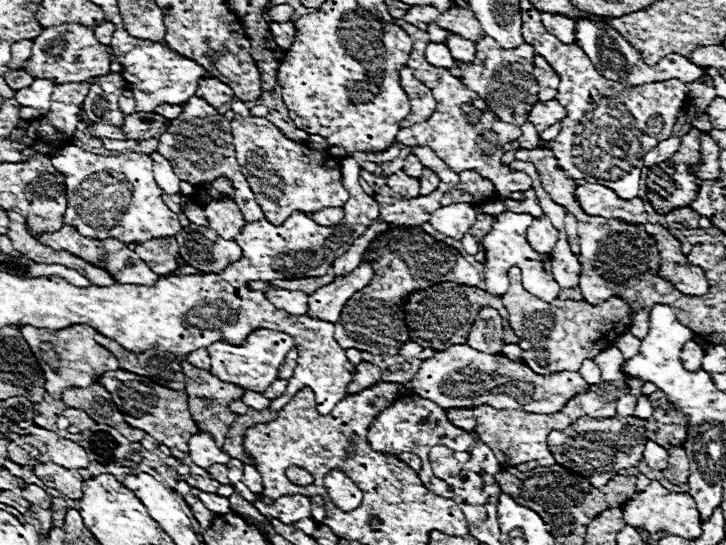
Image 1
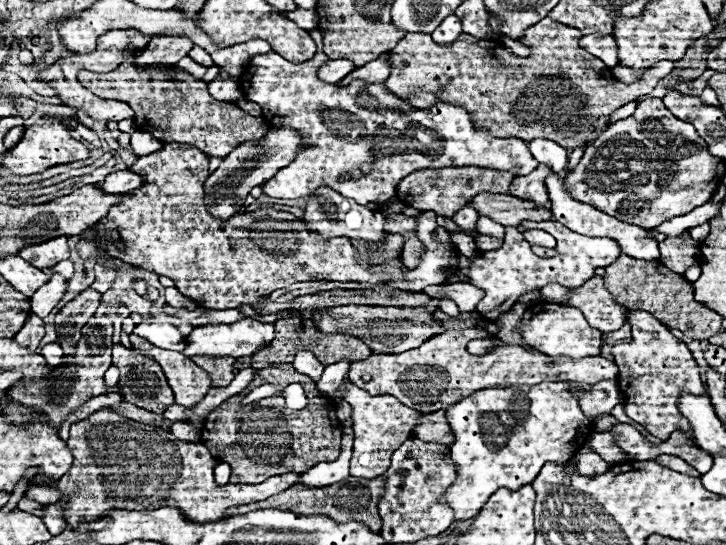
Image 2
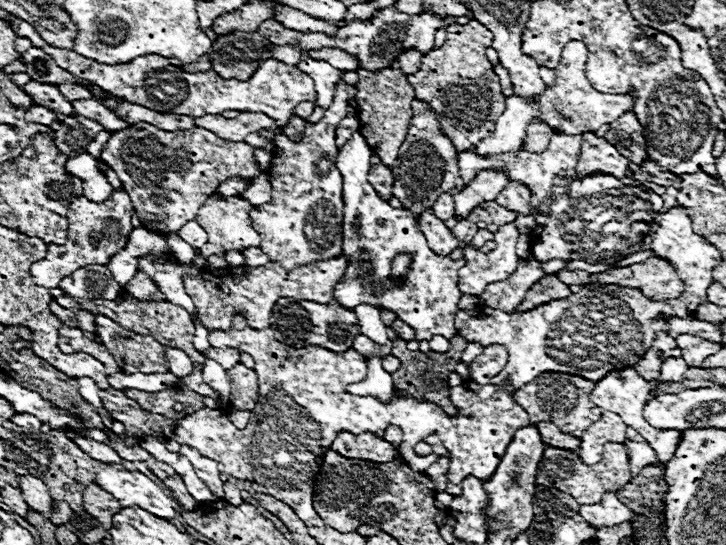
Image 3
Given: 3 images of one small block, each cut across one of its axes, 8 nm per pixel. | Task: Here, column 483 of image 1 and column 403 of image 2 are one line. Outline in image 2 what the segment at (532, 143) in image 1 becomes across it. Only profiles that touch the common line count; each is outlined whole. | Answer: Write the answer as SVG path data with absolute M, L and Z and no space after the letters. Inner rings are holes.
M542 18L540 22L530 26L518 40L520 44L530 48L530 56L522 58L510 54L508 48L500 46L498 42L482 42L470 34L460 34L458 40L450 46L440 46L430 38L430 34L408 32L402 42L398 42L398 46L390 52L392 72L386 80L386 88L390 88L390 92L398 94L400 98L406 98L406 102L410 102L414 108L426 108L430 106L430 102L454 102L458 106L464 106L466 110L470 110L470 114L474 114L476 126L482 126L492 134L498 134L500 138L516 136L526 142L534 138L546 138L558 142L566 150L584 148L594 142L602 134L602 130L608 128L608 118L614 110L652 92L656 82L672 72L674 62L656 62L646 78L640 78L632 84L620 84L610 76L610 72L606 72L602 60L594 58L578 46L580 38L582 32L578 28Z

